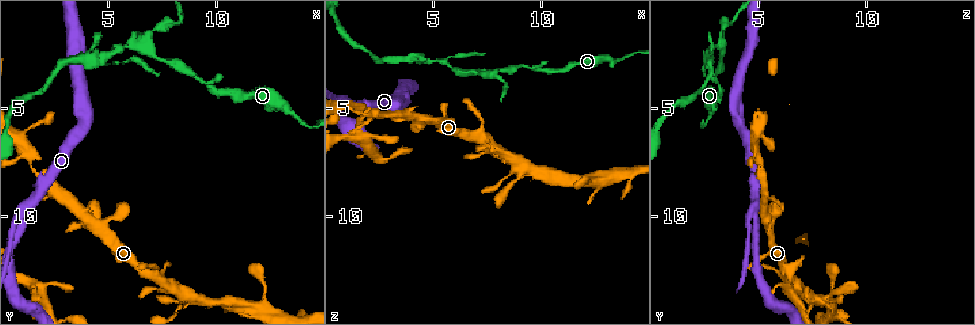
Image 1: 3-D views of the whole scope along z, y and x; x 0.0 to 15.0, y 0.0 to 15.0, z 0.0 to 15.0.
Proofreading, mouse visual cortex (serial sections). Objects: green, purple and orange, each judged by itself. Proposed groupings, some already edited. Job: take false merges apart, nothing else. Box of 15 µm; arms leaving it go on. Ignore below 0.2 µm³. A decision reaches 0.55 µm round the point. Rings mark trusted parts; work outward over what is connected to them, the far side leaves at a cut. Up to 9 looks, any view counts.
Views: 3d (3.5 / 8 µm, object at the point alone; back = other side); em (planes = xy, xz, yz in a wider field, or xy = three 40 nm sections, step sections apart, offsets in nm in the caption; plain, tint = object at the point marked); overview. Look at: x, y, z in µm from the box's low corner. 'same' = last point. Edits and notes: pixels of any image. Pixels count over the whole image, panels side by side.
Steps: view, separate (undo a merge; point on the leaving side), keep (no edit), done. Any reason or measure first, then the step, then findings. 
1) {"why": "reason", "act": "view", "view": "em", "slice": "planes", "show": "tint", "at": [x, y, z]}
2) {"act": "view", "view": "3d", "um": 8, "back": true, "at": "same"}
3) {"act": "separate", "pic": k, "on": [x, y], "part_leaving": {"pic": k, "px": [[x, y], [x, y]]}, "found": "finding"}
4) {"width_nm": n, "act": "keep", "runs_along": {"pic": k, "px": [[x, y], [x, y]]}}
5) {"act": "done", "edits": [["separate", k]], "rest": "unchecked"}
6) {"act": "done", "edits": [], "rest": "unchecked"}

{"act": "view", "view": "em", "slice": "xy", "step": 1, "show": "tint", "at": [7.0, 2.5, 3.3]}

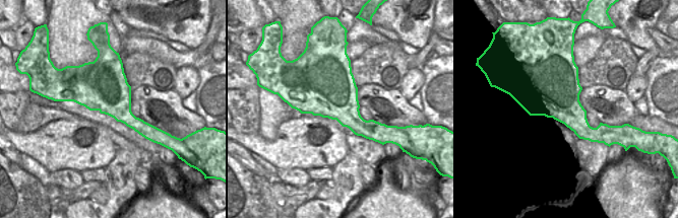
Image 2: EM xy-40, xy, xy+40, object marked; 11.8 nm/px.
{"why": "wider look", "act": "view", "view": "3d", "um": 3.5, "at": "same"}

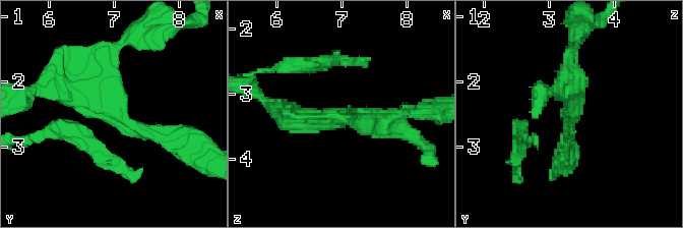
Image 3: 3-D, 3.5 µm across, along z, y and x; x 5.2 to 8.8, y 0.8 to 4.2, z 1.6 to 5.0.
{"arm_widths_nm": [150, 200, 350], "act": "keep", "found": "one cell here"}

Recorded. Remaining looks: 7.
{"why": "sudden change in width", "act": "view", "view": "3d", "um": 3.5, "at": [8.0, 1.0, 3.6]}

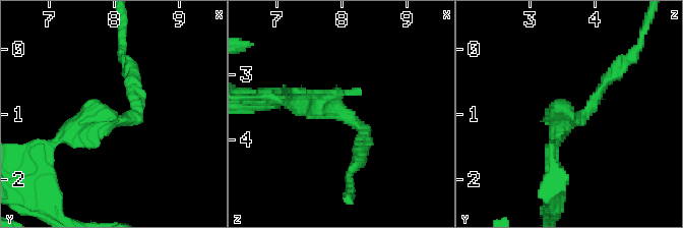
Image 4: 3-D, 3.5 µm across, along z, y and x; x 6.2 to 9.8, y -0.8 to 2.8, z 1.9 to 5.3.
{"why": "need the tissue", "act": "view", "view": "em", "slice": "planes", "show": "tint", "at": [8.05, 1.10, 3.60]}

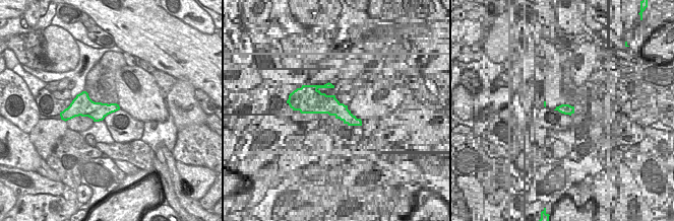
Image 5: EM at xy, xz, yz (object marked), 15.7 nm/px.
{"act": "view", "view": "em", "slice": "xy", "step": 1, "show": "tint", "at": "same"}

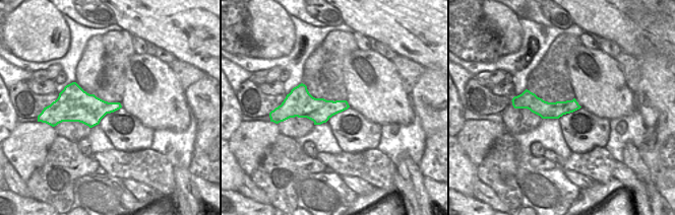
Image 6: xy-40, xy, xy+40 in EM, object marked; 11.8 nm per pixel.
{"act": "keep", "runs_along": {"pic": 4, "px": [[57, 137], [128, 119], [134, 78]]}, "found": "one cell here"}

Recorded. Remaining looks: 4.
{"why": "a fork", "act": "view", "view": "3d", "um": 3.5, "at": [1.4, 7.1, 4.9]}

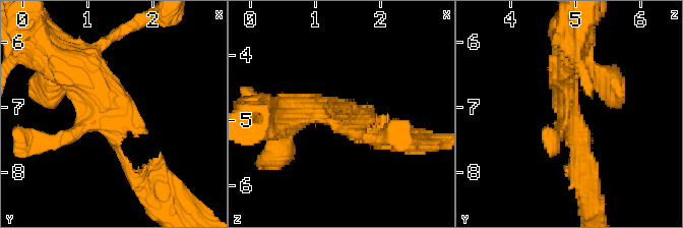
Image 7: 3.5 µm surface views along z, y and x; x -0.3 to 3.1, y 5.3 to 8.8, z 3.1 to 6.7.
{"why": "shape alone is not enough", "act": "view", "view": "em", "slice": "planes", "show": "tint", "at": [1.30, 7.05, 4.90]}

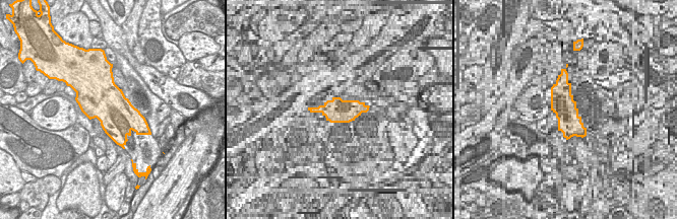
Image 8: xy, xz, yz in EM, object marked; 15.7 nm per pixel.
{"act": "keep", "runs_along": {"pic": 7, "px": [[130, 172], [102, 97], [64, 65]]}, "found": "continuous, no second cell"}

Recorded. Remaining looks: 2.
{"why": "side arm on a straight run", "act": "view", "view": "3d", "um": 3.5, "at": [8.4, 13.6, 7.2]}

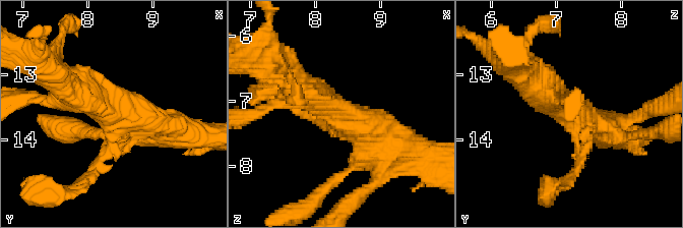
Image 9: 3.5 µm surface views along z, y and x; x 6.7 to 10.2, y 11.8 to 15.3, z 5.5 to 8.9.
{"arm_widths_nm": [150, 450, 500], "act": "keep", "found": "continuous, no second cell"}

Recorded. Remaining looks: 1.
{"act": "done", "edits": [], "rest": "unchecked"}

